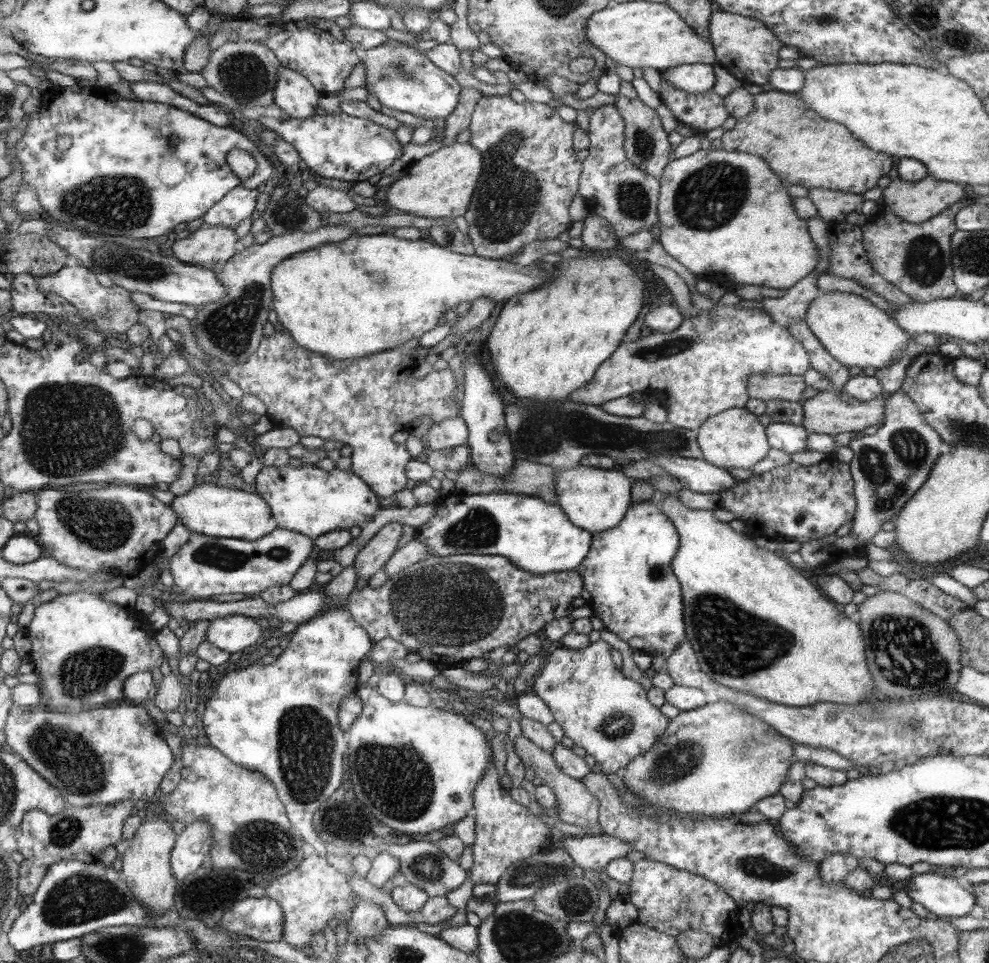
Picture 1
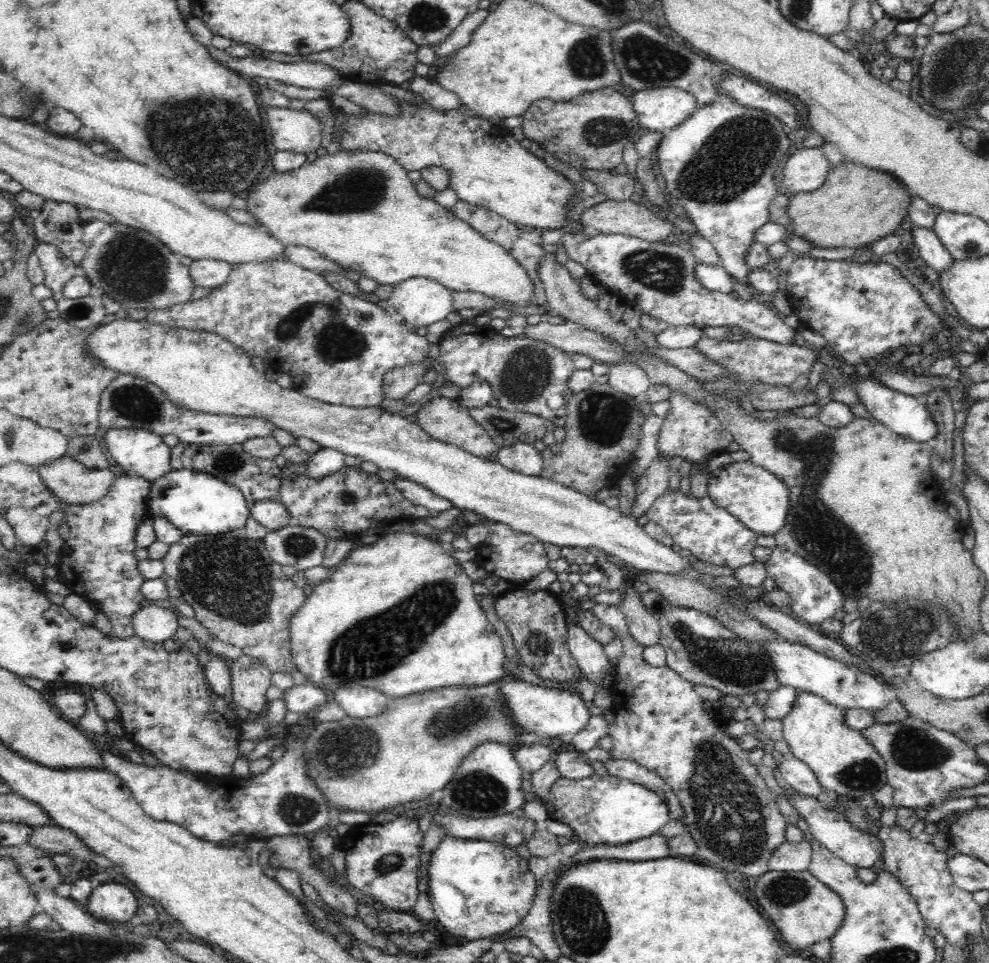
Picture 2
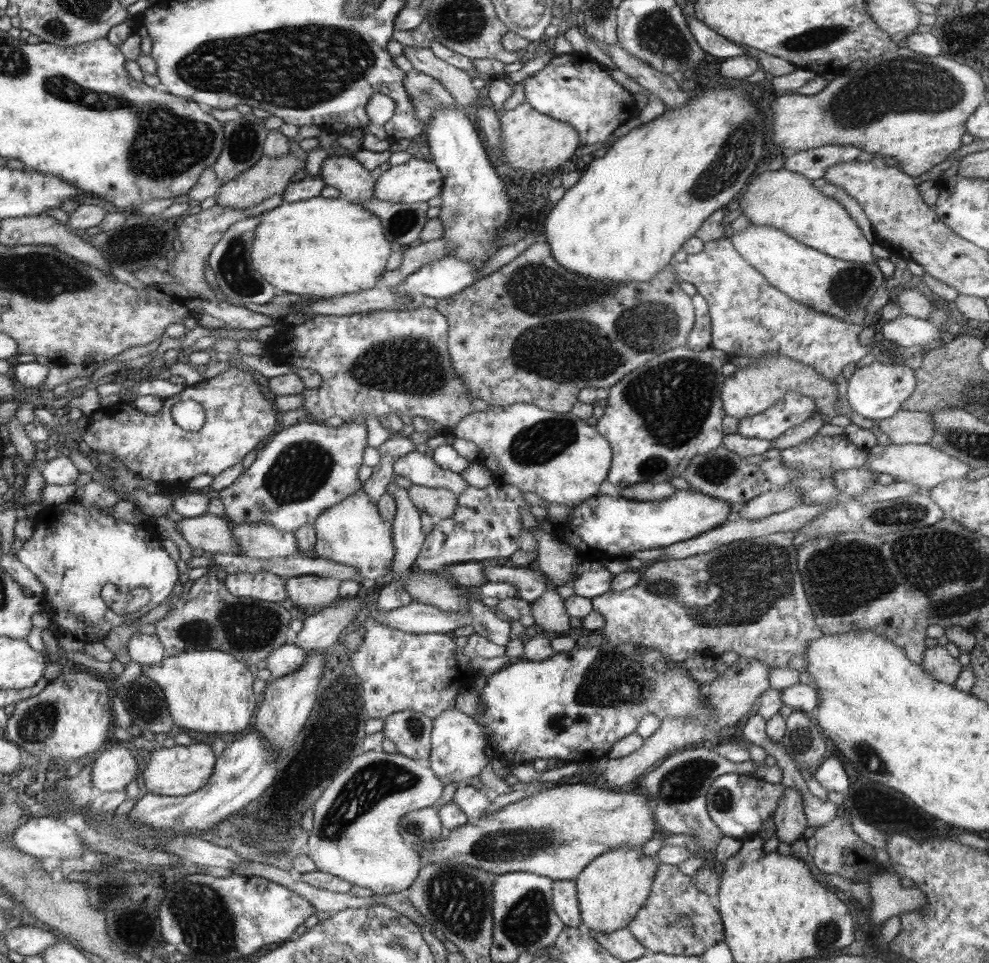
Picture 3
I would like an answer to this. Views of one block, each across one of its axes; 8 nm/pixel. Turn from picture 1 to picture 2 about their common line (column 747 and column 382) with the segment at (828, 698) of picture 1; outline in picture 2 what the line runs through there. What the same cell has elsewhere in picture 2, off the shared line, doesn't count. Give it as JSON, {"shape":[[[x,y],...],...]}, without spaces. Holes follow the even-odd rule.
{"shape":[[[391,532],[383,533],[376,542],[355,545],[348,558],[331,569],[330,576],[315,586],[314,592],[308,596],[302,609],[296,612],[291,619],[290,645],[294,653],[295,663],[298,665],[297,677],[304,682],[314,683],[322,687],[322,691],[332,694],[333,690],[340,687],[360,685],[363,687],[375,688],[390,698],[400,698],[413,695],[422,691],[431,691],[446,687],[486,687],[491,683],[502,681],[506,678],[504,670],[504,644],[502,638],[494,632],[494,627],[488,622],[480,602],[476,602],[476,594],[472,592],[472,581],[458,559],[450,555],[450,550],[442,546],[442,542],[436,542],[428,536],[416,534],[416,532]]]}

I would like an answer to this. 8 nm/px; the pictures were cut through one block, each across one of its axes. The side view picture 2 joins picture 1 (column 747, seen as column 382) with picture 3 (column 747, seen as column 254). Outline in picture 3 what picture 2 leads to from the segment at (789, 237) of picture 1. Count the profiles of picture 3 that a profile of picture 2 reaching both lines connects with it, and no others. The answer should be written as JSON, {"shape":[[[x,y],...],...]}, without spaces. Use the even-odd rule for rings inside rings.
{"shape":[[[785,168],[760,173],[742,193],[739,208],[754,226],[770,226],[781,229],[794,240],[810,248],[837,257],[837,260],[854,263],[875,263],[872,244],[862,236],[856,222],[833,197],[822,193],[807,176],[790,172]]]}

